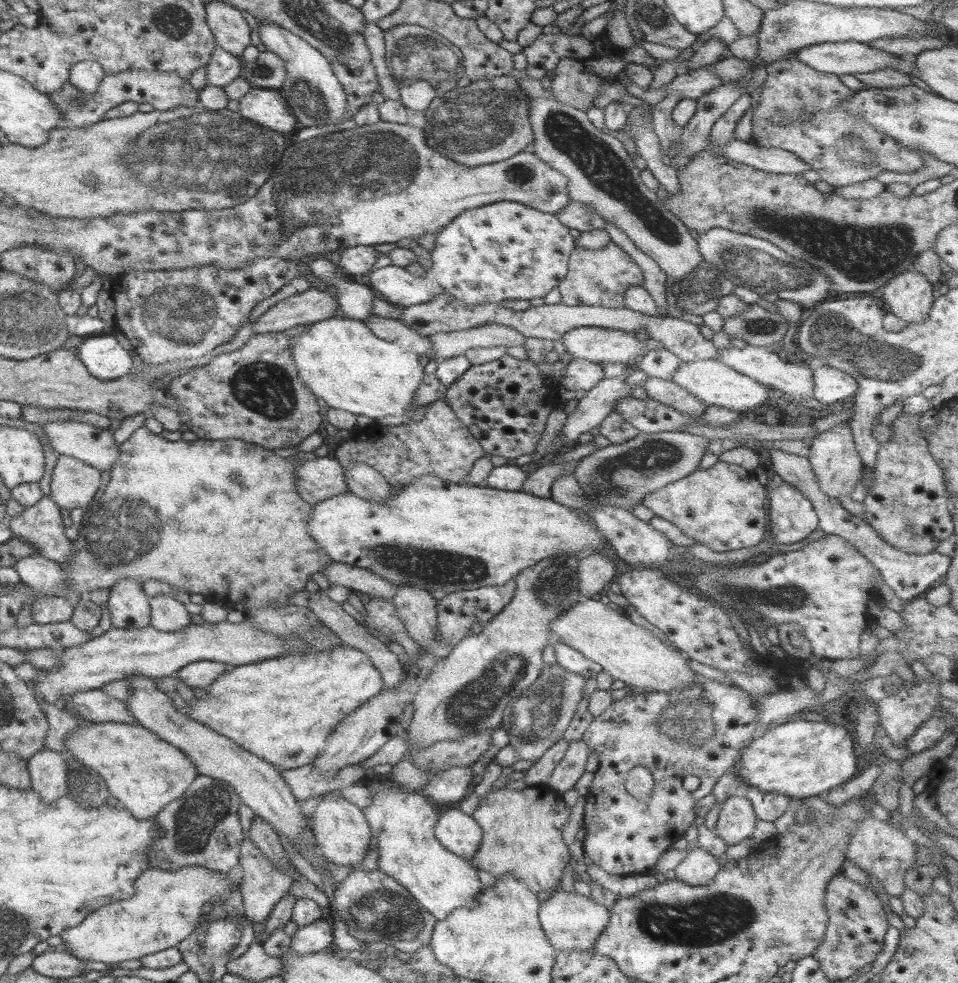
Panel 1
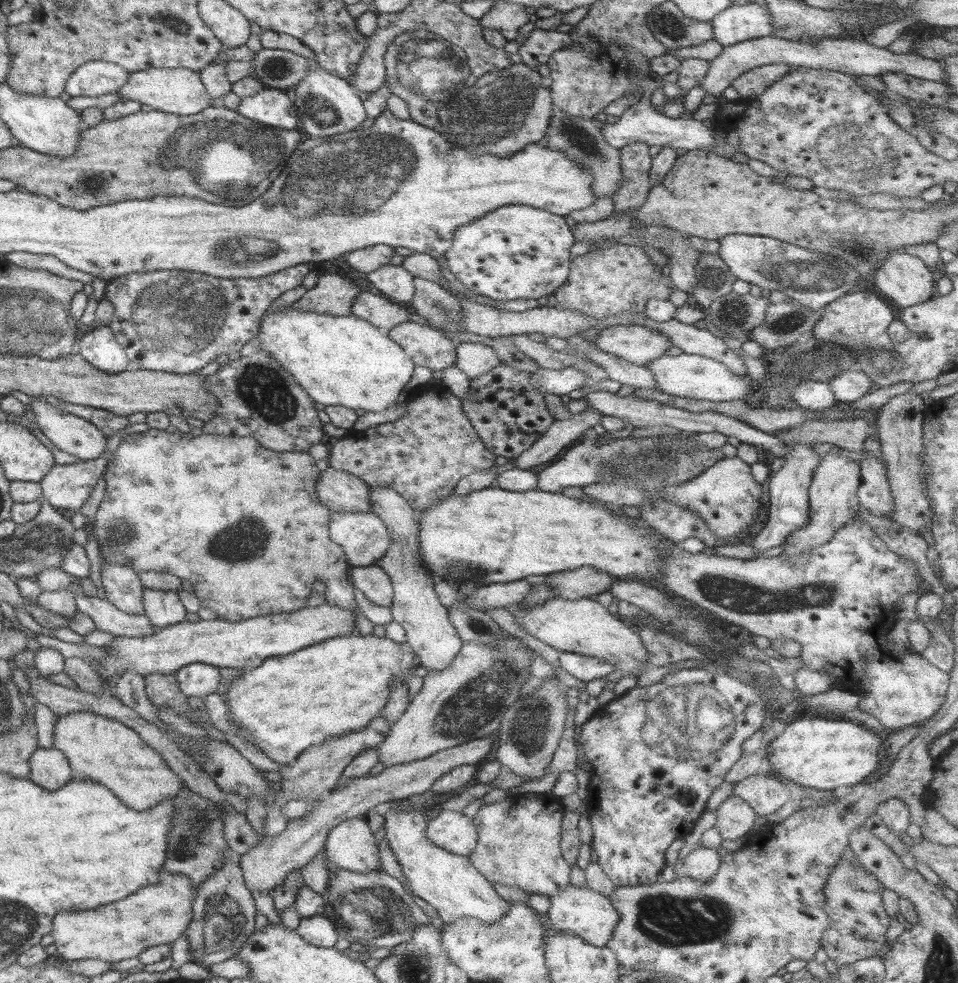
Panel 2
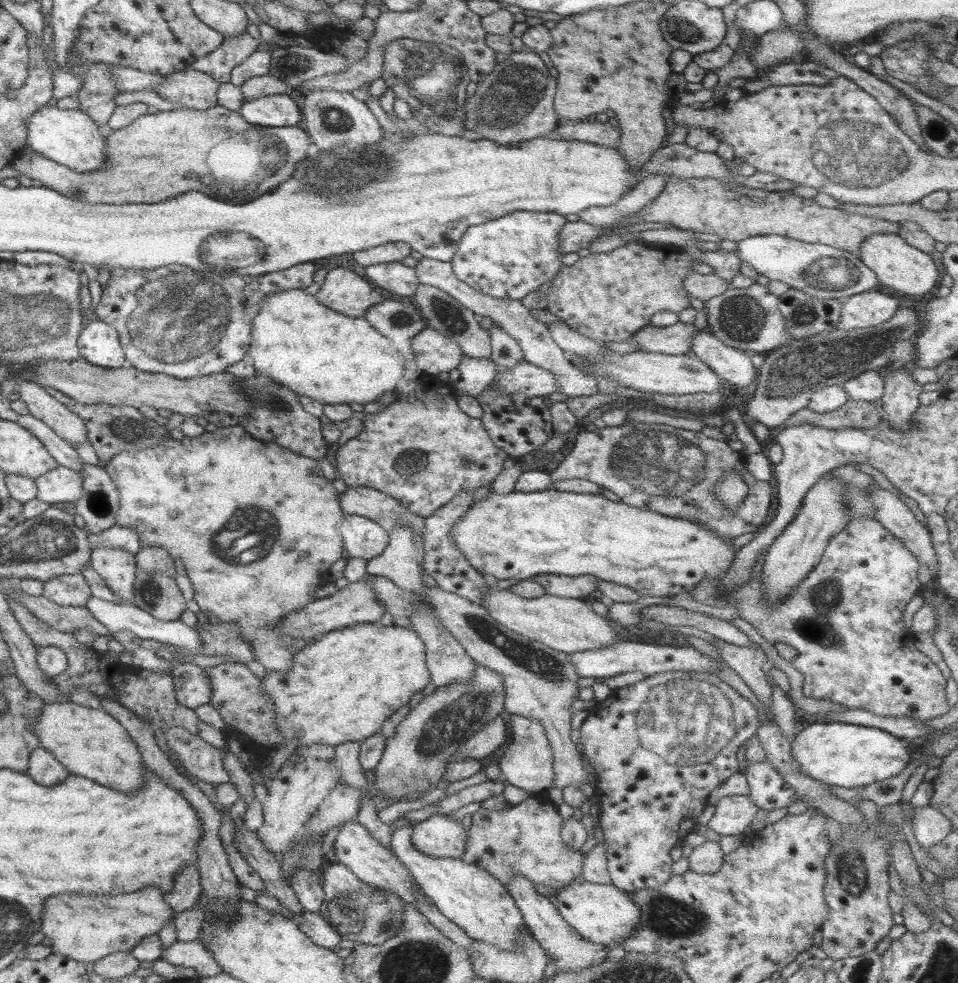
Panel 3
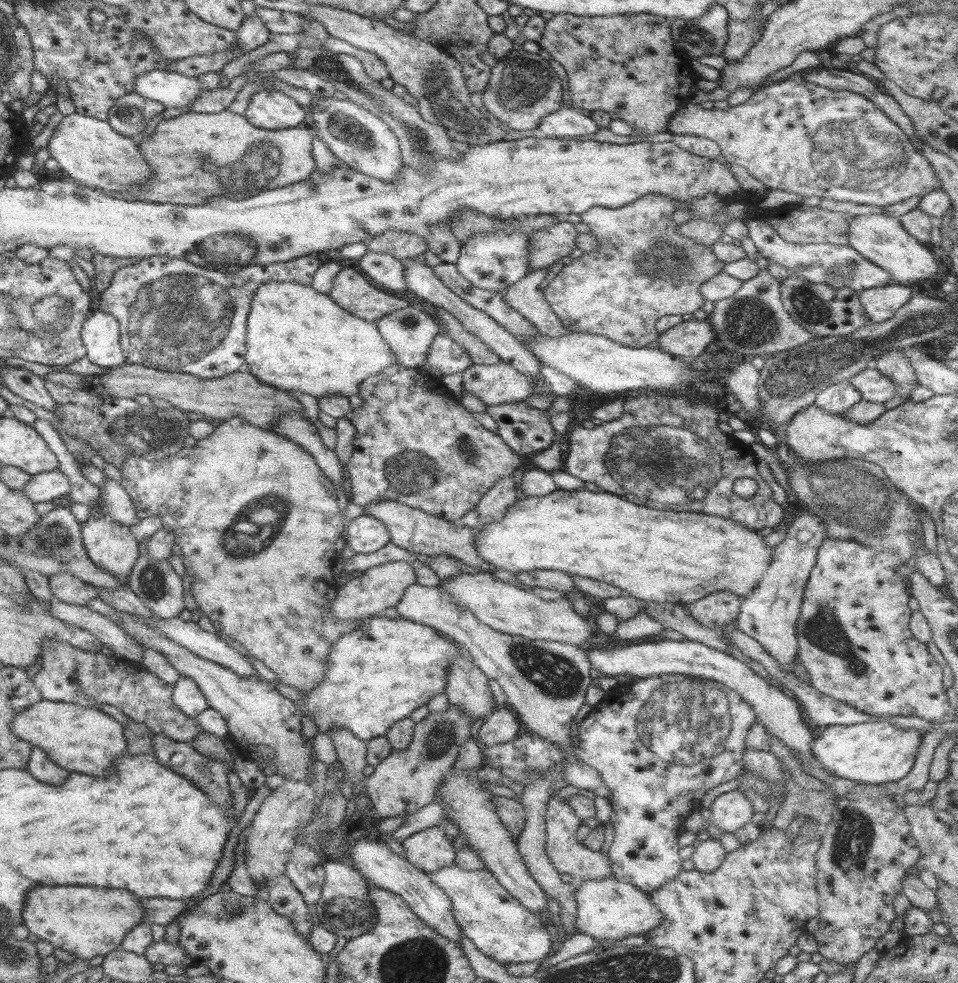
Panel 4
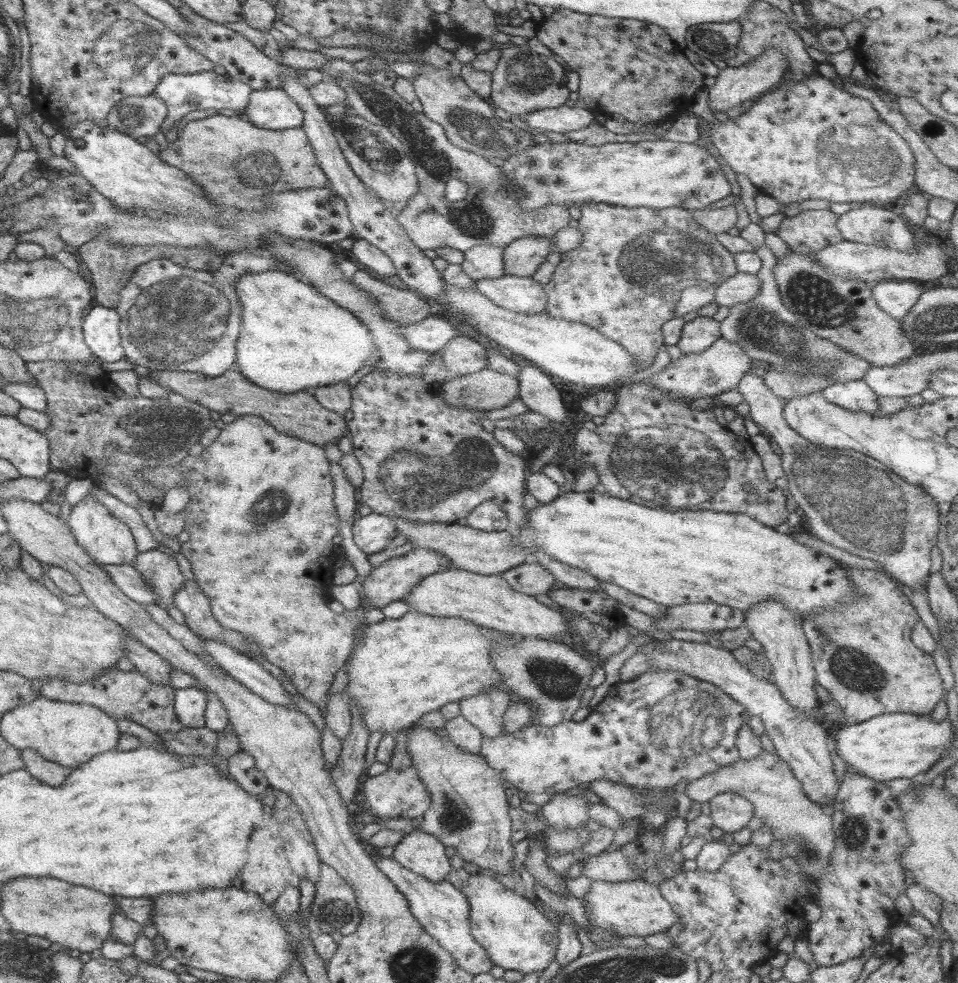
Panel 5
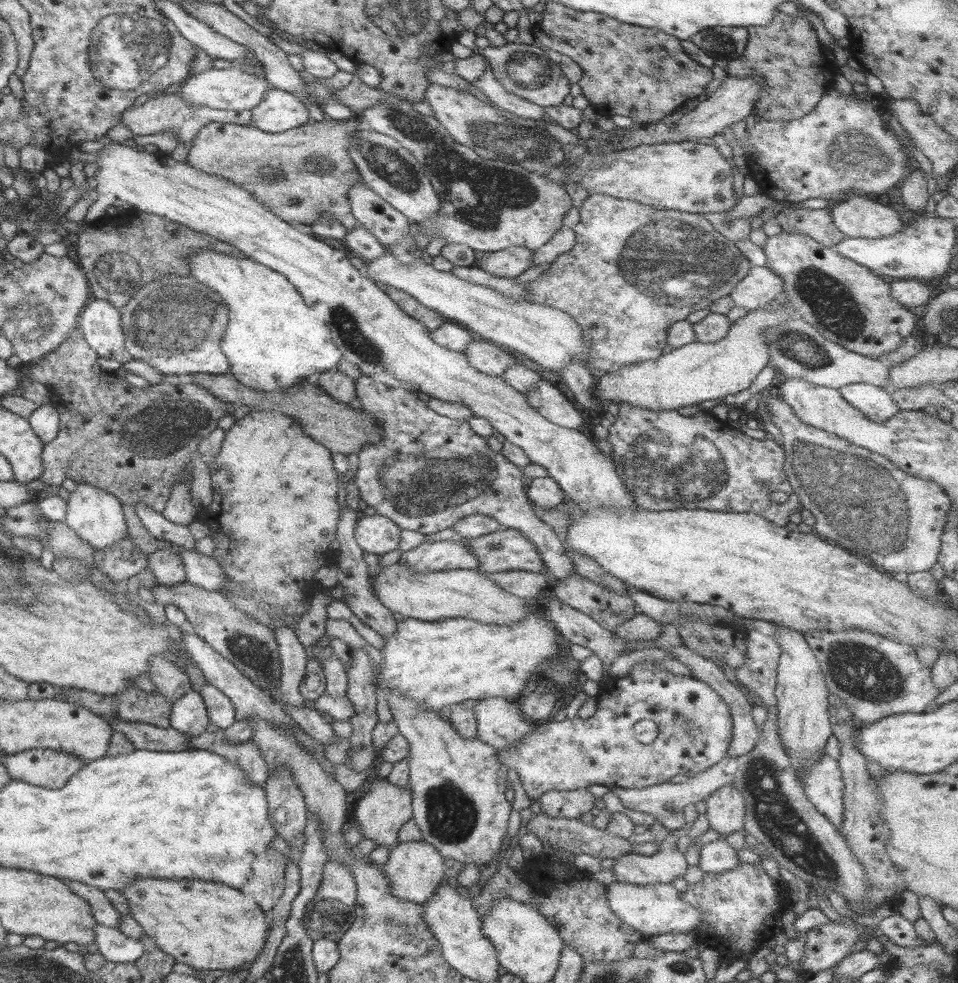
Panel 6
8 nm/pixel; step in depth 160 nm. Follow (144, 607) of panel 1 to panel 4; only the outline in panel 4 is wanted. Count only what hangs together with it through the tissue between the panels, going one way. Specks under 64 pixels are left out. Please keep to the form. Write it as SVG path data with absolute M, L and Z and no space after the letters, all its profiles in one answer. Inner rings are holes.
M96 515L89 517L81 524L82 543L87 555L98 568L127 582L140 556L141 544L134 540L128 527L106 518L96 518Z

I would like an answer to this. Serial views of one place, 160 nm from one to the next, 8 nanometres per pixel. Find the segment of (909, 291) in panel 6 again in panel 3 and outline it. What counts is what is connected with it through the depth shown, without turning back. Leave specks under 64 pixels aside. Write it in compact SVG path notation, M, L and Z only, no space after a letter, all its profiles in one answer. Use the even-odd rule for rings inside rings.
M880 291L861 292L841 301L841 319L838 330L851 331L888 322L900 307L893 296Z

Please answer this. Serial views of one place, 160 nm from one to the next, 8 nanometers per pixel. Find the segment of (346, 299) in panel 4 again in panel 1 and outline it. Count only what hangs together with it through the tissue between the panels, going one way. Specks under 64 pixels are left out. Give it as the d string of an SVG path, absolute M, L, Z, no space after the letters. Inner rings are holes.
M310 287L306 291L292 295L270 307L256 321L252 322L256 335L282 332L298 324L310 324L334 316L339 304L328 291Z

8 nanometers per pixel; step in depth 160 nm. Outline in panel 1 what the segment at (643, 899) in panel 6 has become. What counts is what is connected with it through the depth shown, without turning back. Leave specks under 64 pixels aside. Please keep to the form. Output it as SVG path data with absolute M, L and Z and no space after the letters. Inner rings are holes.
M558 888L552 897L539 906L539 921L550 946L559 952L588 952L594 949L609 923L609 910L591 897Z

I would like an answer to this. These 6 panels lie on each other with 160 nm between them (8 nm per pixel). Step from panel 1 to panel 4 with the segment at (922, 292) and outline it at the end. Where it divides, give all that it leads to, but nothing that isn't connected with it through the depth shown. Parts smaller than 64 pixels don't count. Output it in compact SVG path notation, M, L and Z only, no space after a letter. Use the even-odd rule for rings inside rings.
M884 213L852 217L847 228L847 237L848 244L854 250L865 256L864 258L870 260L872 264L884 268L898 284L904 284L904 286L920 284L922 280L928 280L930 276L934 276L938 270L938 262L930 250L906 232L897 218Z

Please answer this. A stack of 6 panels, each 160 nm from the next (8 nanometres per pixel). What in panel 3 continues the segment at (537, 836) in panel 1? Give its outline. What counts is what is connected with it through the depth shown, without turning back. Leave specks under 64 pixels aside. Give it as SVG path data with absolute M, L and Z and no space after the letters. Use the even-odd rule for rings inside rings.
M538 795L517 800L508 810L490 810L480 807L472 815L472 826L467 830L466 848L461 859L468 864L474 864L487 870L504 886L511 876L522 875L533 883L542 883L559 890L572 883L577 876L583 876L585 857L580 851L574 851L562 840L561 828L563 819L558 813L557 805Z

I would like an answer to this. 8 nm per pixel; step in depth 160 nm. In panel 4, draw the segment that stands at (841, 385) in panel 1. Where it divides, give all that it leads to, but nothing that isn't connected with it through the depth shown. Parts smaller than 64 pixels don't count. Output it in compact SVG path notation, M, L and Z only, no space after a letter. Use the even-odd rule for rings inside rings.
M872 365L847 380L867 401L884 403L897 396L897 386Z

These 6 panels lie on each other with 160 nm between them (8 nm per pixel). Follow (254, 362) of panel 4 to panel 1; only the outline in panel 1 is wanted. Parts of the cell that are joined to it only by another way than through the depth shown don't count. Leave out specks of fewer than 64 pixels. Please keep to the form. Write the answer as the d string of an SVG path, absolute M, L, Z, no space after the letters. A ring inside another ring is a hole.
M347 317L311 323L300 336L293 337L291 355L299 379L317 398L323 398L328 407L373 419L412 416L407 410L426 375L417 355L382 340L362 321Z

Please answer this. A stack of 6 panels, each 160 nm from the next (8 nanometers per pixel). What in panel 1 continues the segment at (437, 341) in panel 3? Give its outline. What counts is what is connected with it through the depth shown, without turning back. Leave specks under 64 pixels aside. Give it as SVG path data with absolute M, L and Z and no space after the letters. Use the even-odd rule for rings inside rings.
M373 314L362 321L376 336L382 340L398 345L407 353L433 358L433 348L429 338L422 336L402 321Z

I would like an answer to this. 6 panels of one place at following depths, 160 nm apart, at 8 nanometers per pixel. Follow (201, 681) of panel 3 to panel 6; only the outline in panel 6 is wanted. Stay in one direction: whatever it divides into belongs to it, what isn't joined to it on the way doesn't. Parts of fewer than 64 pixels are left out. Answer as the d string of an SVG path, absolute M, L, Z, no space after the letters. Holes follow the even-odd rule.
M191 689L172 703L172 708L167 713L168 726L192 737L206 731L211 720L200 693Z

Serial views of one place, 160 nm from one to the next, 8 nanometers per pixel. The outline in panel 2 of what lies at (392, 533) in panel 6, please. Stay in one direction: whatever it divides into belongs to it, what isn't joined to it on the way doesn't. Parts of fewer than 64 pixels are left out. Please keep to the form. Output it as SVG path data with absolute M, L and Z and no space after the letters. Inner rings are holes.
M331 511L328 521L328 536L332 542L339 544L344 551L347 563L354 567L376 565L385 555L392 543L390 531L378 519L374 512L336 512Z

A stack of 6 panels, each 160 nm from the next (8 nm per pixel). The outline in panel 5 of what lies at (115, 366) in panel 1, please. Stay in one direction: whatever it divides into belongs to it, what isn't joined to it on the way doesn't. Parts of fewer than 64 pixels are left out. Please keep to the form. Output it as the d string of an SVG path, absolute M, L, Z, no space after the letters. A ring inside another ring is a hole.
M95 303L84 317L84 342L102 362L118 362L125 358L119 324L119 314L113 308Z

